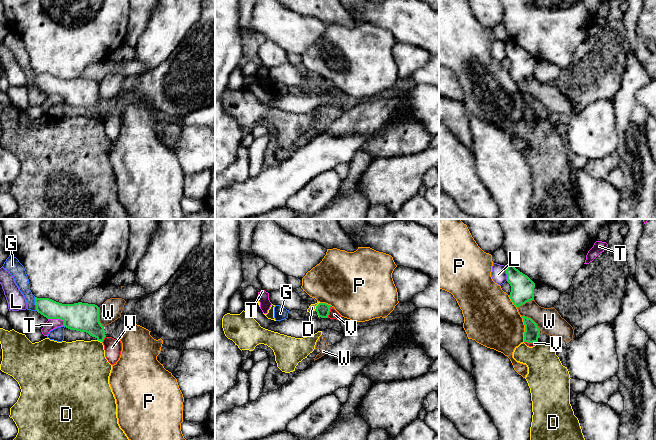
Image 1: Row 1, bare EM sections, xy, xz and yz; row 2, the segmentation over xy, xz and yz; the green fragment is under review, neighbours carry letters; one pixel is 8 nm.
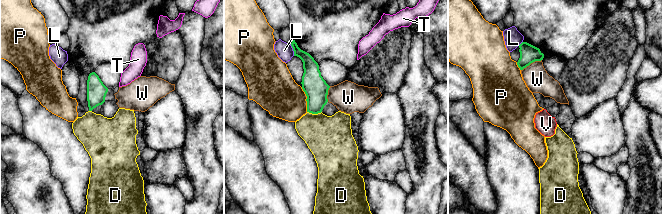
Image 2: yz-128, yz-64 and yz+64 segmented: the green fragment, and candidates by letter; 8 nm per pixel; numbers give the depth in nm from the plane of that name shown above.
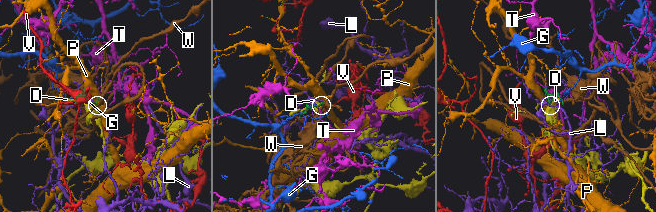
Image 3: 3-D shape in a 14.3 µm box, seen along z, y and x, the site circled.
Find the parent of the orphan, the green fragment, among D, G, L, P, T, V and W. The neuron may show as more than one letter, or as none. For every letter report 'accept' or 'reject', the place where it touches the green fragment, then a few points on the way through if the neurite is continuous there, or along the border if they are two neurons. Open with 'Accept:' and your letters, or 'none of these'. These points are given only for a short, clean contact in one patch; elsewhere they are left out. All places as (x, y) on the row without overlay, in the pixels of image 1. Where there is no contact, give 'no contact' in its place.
Accept: V
D: reject; contact xz (316, 82); border xz (319, 78), (314, 86)
G: reject; contact xy (35, 80)
L: reject; contact yz (506, 48)
P: reject; contact yz (525, 105); border yz (520, 92), (524, 101), (524, 117)
T: reject; contact xy (58, 94); border xy (48, 94), (60, 94), (64, 101)
V: accept; contact xz (328, 88); way xz (322, 85), (328, 88), (333, 90)
W: reject; contact yz (532, 96)

